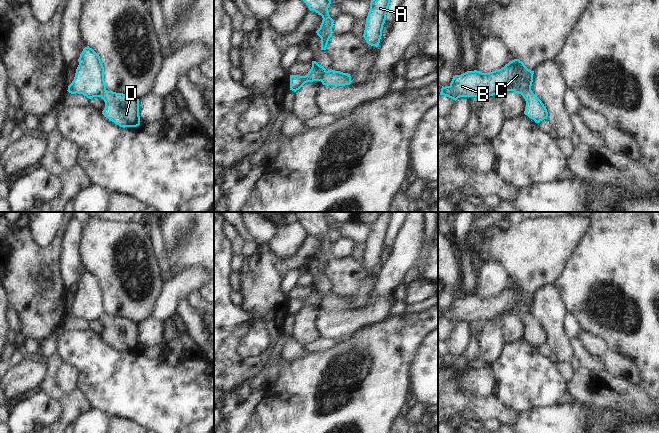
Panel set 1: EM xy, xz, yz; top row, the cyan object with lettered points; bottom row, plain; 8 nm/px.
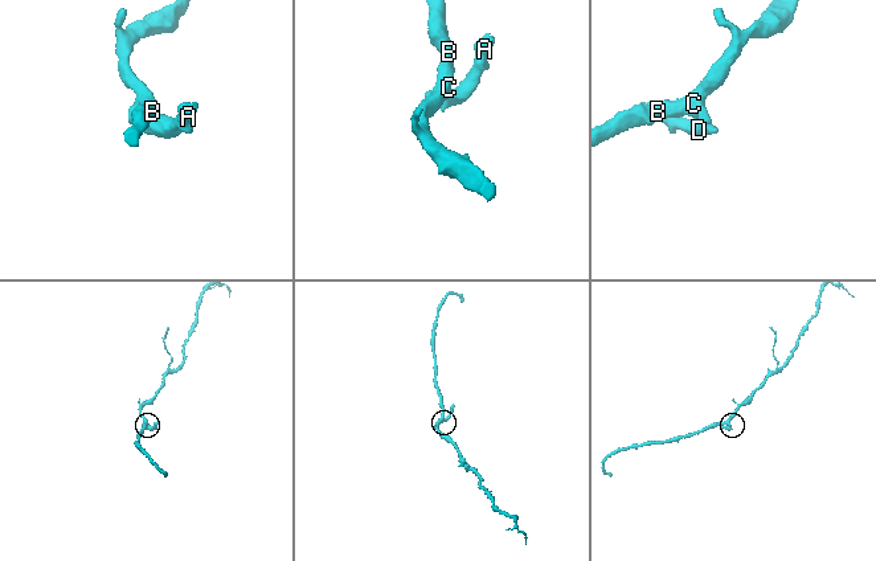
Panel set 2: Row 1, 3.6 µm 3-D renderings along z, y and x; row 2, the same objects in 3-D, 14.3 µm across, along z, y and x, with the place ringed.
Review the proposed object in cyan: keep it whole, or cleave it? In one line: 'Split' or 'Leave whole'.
Split.

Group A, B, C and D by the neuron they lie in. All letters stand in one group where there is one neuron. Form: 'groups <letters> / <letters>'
groups A D / B C

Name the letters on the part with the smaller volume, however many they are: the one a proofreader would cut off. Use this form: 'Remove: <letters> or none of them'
Remove: A, D

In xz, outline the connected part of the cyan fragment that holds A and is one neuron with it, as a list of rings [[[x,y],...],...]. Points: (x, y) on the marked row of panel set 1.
[[[371,0],[362,37],[371,46],[379,46],[390,0]]]

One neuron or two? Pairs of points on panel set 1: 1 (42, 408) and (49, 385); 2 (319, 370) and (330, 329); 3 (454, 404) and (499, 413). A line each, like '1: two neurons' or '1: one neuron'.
1: two neurons
2: two neurons
3: one neuron

